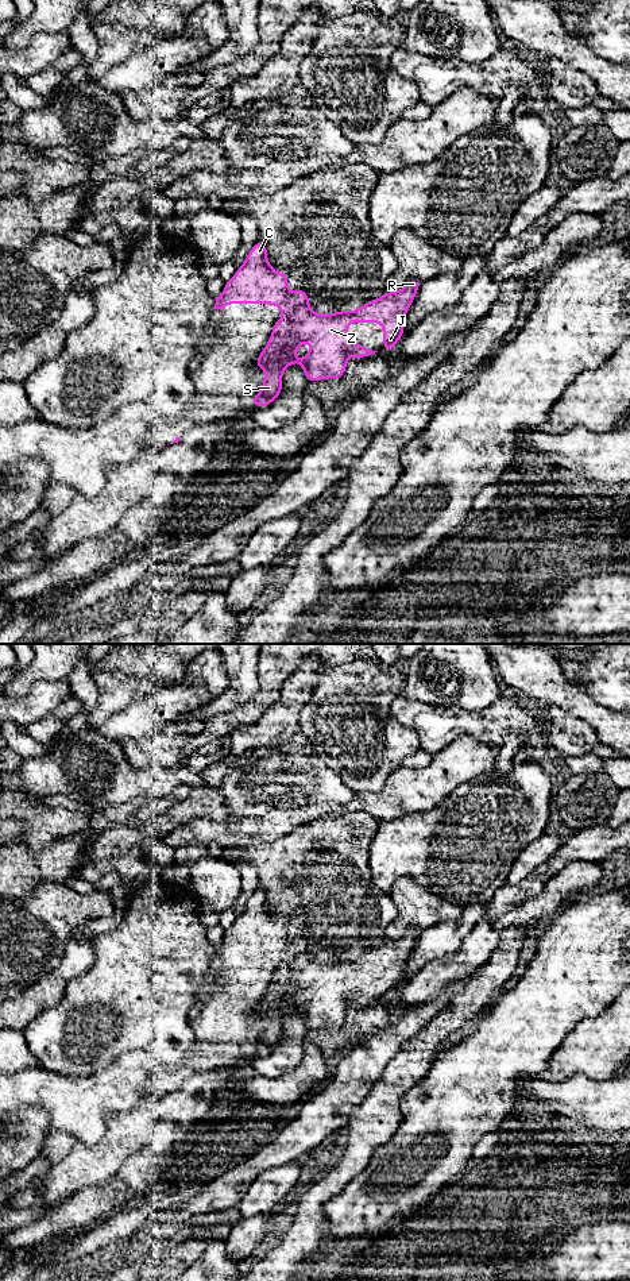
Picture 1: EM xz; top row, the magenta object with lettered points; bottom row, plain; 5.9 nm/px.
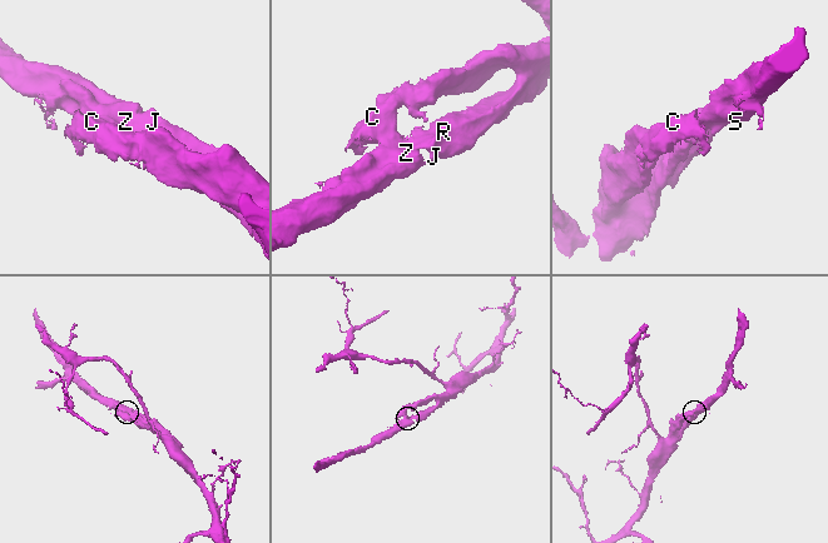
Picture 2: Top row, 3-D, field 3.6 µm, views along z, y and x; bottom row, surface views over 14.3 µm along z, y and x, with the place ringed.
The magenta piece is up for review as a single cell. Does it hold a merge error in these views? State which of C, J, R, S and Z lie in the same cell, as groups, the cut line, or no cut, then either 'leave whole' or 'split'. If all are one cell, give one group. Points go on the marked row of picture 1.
C / J R S Z | xz (308, 305), (298, 307), (285, 315) | split

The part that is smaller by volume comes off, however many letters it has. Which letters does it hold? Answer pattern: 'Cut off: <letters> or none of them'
Cut off: C

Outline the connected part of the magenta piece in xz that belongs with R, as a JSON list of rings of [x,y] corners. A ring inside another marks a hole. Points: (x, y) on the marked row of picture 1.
[[[410,279],[401,290],[386,292],[357,310],[318,315],[310,306],[302,306],[282,316],[274,323],[270,339],[255,360],[255,366],[267,375],[260,391],[251,397],[252,405],[259,410],[282,394],[282,375],[290,364],[298,363],[308,382],[340,379],[349,356],[366,359],[378,352],[355,343],[347,332],[351,323],[380,323],[383,348],[386,352],[393,350],[405,335],[405,315],[421,283],[421,279]],[[305,342],[310,342],[312,348],[299,362],[295,350]]]

